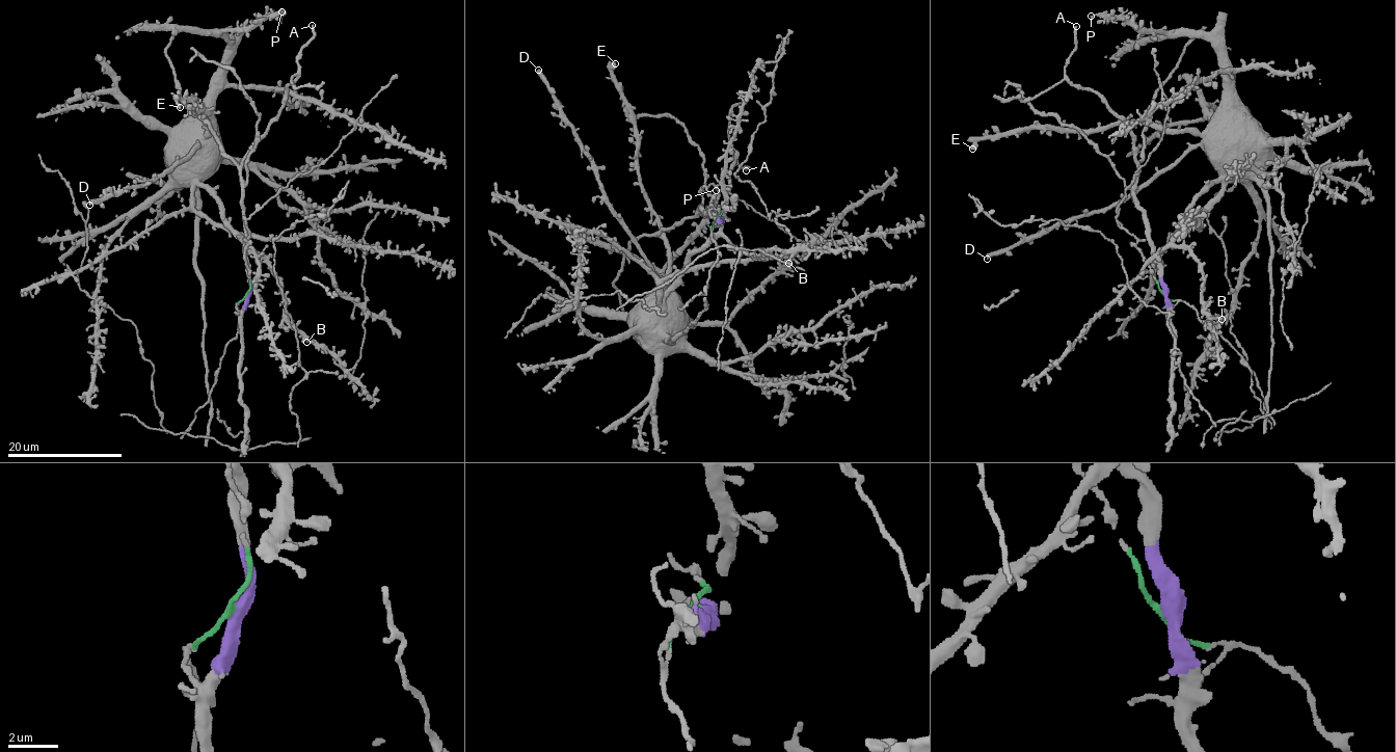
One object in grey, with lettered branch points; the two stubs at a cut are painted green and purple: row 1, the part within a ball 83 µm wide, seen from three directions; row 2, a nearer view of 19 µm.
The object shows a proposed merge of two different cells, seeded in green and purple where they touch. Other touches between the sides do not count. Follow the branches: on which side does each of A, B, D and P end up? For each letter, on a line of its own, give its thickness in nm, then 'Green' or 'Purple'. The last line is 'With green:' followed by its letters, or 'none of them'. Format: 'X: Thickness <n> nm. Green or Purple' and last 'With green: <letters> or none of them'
A: Thickness 240 nm. Purple
B: Thickness 280 nm. Green
D: Thickness 400 nm. Green
P: Thickness 180 nm. Green
With green: B, D, P

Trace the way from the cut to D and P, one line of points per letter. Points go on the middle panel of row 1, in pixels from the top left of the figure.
D: (719, 218), (710, 183), (807, 243), (724, 321), (672, 320), (658, 276), (538, 69)
P: (719, 218), (710, 183), (807, 243), (727, 319), (680, 322), (664, 266), (705, 216), (716, 189)

